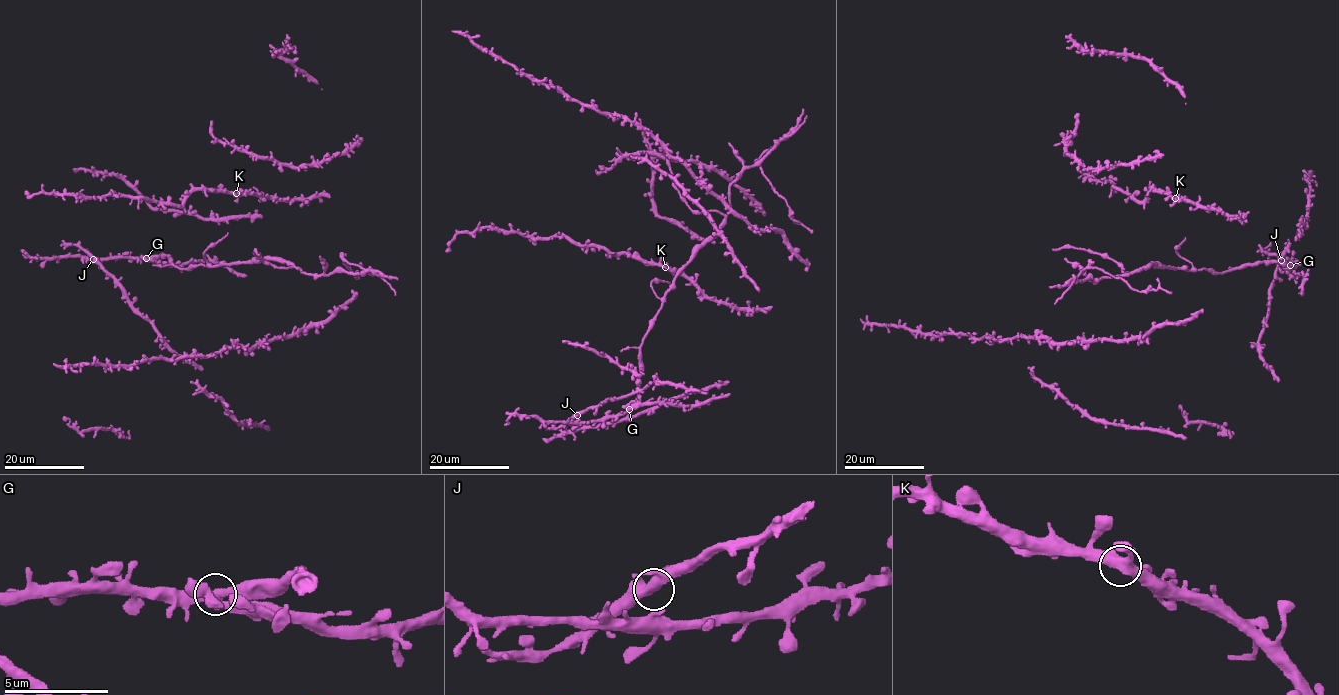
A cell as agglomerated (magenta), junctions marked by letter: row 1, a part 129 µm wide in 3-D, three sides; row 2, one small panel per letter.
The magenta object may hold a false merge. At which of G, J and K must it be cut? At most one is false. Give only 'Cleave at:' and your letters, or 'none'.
Cleave at: G

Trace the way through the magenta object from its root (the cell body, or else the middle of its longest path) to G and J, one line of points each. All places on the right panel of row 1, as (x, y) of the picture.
G: (1092, 280), (1128, 276), (1160, 263), (1215, 273), (1264, 261), (1279, 261), (1290, 265)
J: (1092, 280), (1128, 276), (1160, 263), (1215, 273), (1264, 261), (1291, 265), (1293, 251), (1286, 251), (1281, 260)

